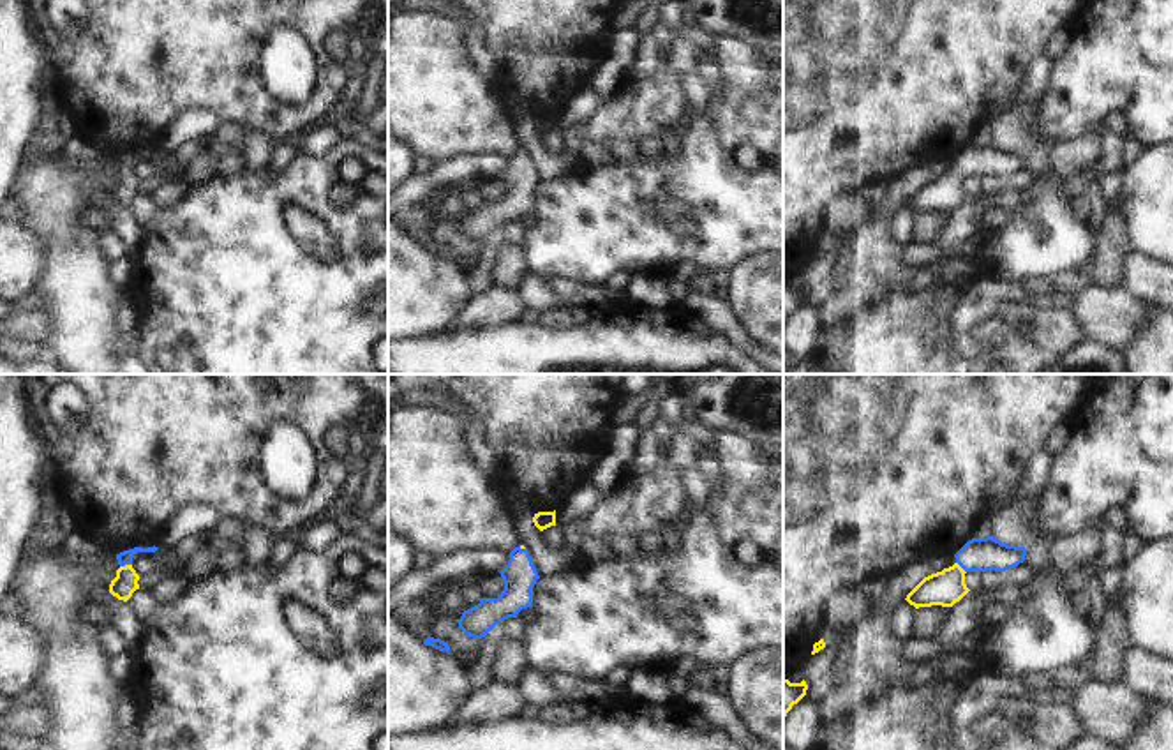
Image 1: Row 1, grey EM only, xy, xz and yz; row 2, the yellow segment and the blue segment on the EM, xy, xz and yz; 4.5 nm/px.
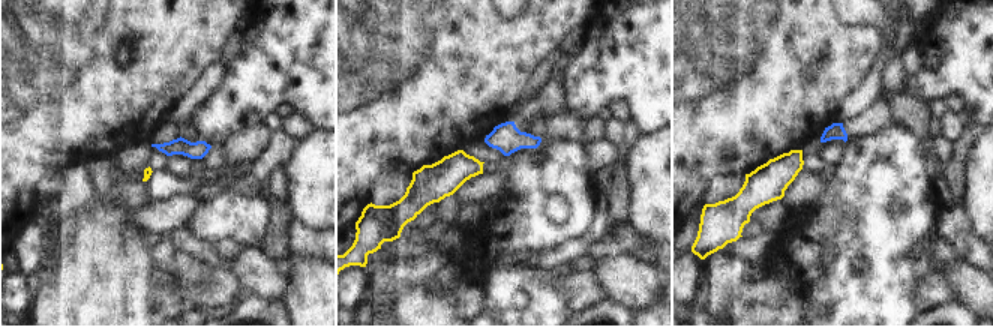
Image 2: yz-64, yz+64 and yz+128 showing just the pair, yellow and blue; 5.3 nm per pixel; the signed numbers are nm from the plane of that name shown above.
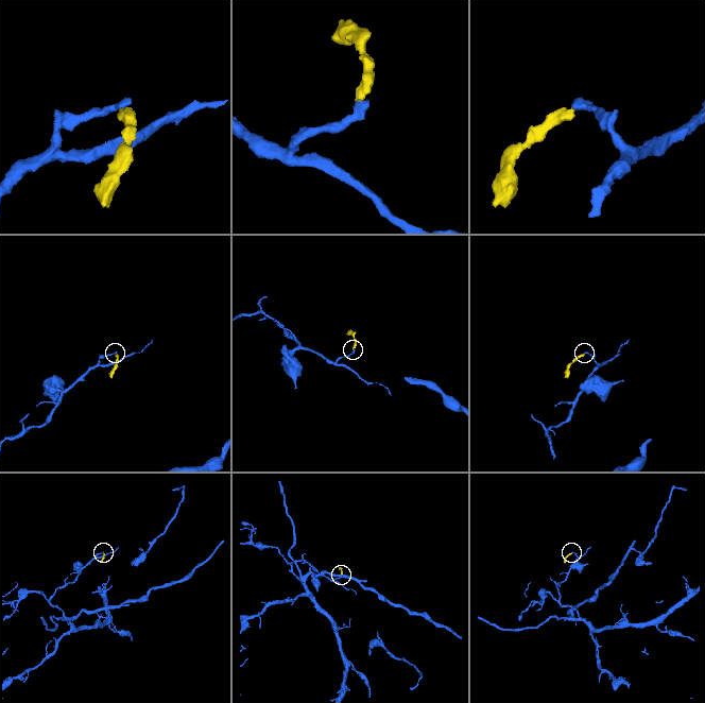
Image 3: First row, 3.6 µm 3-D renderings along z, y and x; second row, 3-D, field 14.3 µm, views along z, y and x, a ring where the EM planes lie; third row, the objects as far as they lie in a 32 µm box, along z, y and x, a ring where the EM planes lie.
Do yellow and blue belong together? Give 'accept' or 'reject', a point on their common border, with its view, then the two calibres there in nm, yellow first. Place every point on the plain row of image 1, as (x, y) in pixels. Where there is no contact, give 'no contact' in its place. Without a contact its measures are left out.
accept; contact xy (126, 170); calibres 110 and 70 nm

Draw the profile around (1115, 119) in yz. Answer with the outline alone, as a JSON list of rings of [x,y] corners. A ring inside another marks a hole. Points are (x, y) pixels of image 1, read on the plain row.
[[[1115,108],[1109,109],[1104,116],[1102,116],[1102,124],[1109,129],[1115,131],[1118,134],[1127,134],[1131,132],[1129,125],[1127,125],[1127,115]]]

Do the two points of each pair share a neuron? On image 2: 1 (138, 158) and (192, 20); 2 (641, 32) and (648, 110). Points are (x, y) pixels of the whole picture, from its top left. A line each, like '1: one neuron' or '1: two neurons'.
1: two neurons
2: one neuron

